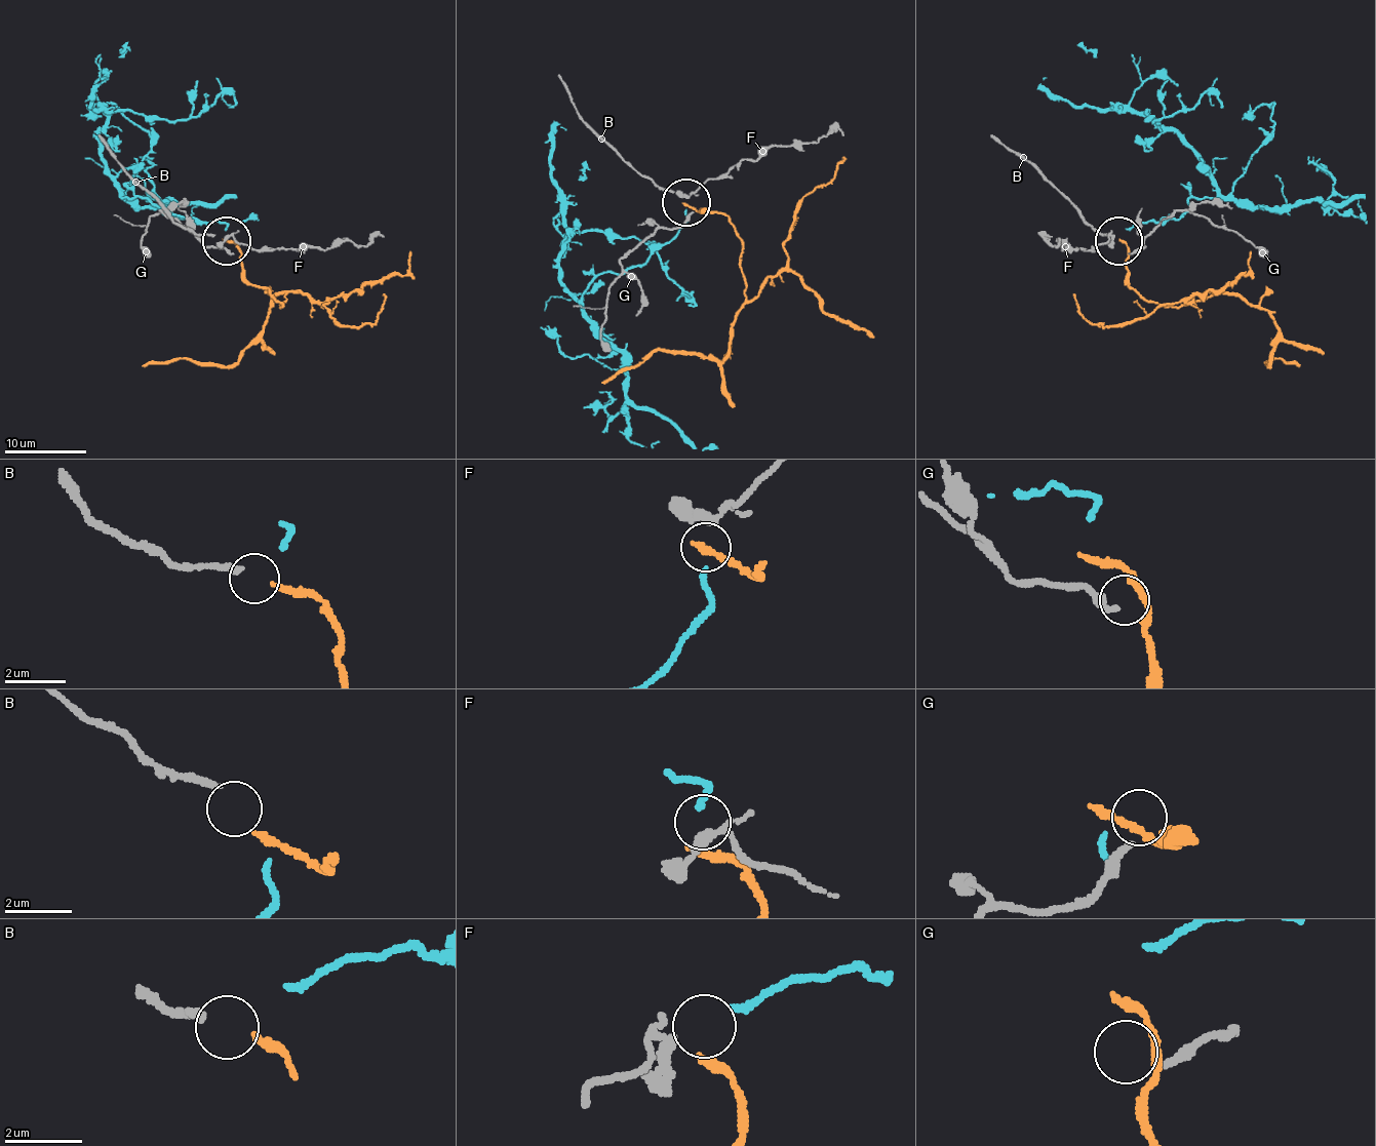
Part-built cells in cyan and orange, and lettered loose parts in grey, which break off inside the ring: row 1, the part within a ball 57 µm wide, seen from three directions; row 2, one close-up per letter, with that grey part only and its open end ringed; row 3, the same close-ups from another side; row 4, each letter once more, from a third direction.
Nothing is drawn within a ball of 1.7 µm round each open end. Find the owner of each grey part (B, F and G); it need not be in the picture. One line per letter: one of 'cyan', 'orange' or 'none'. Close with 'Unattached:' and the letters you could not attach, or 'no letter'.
B: orange
F: cyan
G: none
Unattached: G

